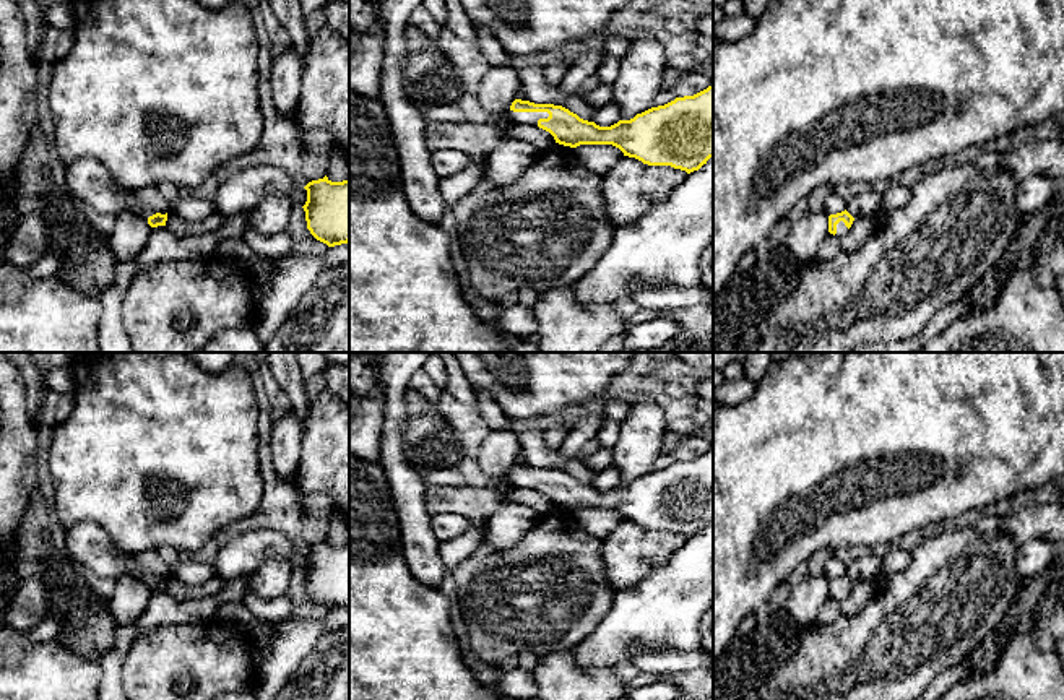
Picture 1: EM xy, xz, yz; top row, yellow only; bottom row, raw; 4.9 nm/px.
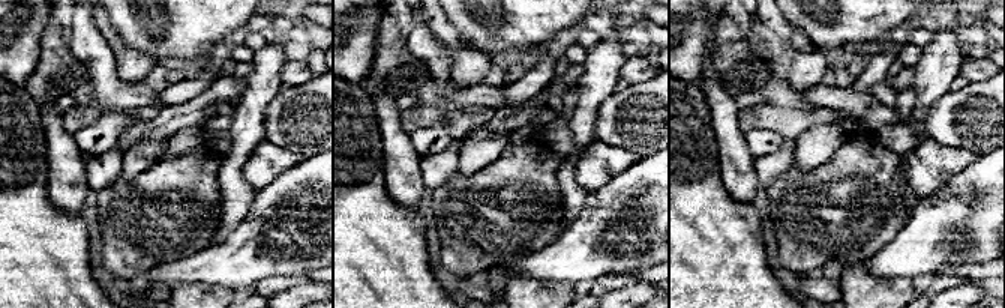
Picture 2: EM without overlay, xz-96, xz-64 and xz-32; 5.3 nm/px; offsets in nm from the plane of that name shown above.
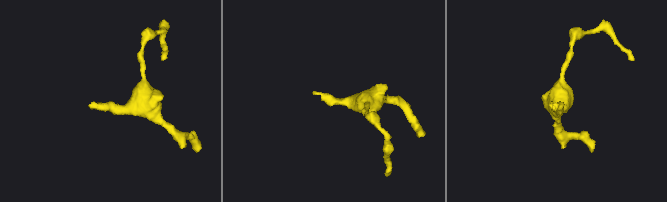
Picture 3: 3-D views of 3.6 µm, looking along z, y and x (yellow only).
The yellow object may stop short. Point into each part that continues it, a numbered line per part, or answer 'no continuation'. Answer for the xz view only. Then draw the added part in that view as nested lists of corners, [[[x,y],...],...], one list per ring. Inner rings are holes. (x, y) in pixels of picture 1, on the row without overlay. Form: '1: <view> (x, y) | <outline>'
1: xz (530, 483) | [[[507,473],[505,477],[515,489],[530,489],[530,490],[538,490],[539,482],[549,481],[547,476],[513,476],[510,473]]]

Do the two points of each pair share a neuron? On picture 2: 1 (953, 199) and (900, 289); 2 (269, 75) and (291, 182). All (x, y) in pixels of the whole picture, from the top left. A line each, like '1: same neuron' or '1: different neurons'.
1: different neurons
2: different neurons

